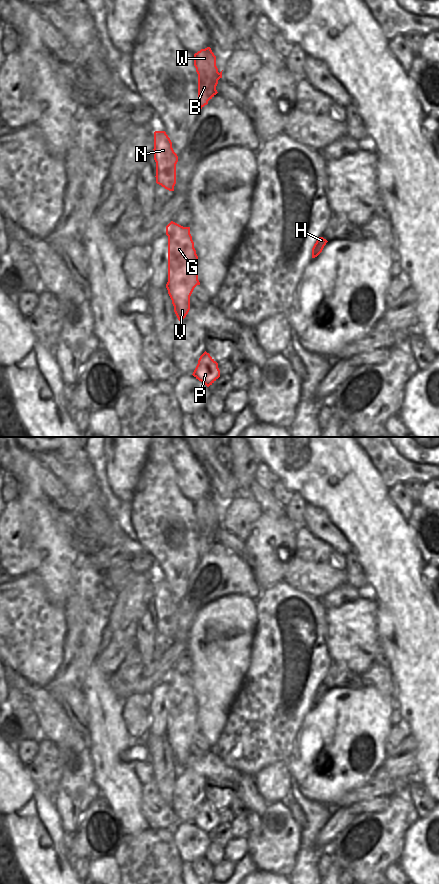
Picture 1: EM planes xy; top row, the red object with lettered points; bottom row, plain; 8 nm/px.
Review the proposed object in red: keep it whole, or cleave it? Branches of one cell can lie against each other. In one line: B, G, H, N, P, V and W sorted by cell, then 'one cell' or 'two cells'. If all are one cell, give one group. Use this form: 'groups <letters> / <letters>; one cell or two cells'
groups B H W / G N P V; two cells

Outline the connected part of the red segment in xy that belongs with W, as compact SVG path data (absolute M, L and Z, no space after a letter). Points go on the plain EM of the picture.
M210 495L201 497L194 502L194 514L198 522L198 545L209 549L218 541L216 534L220 527L216 504Z

